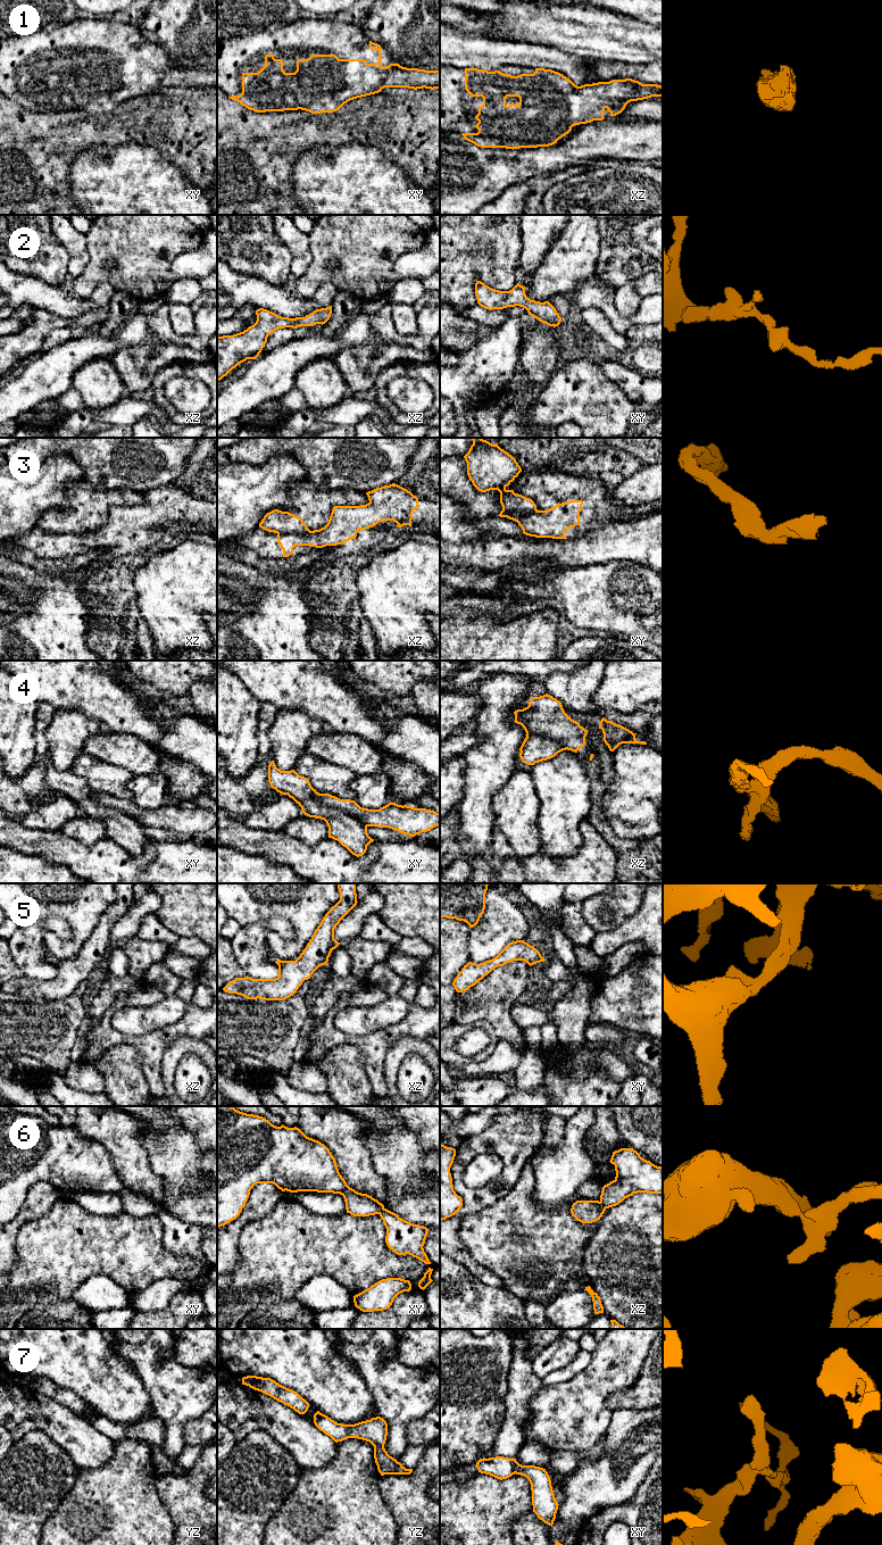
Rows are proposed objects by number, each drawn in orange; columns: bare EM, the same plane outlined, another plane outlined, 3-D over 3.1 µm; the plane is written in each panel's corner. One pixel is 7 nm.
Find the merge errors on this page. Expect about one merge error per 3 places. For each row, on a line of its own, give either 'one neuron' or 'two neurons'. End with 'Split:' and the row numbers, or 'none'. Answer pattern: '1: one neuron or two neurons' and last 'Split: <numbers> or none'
1: one neuron
2: one neuron
3: two neurons
4: two neurons
5: one neuron
6: two neurons
7: two neurons
Split: 3, 4, 6, 7

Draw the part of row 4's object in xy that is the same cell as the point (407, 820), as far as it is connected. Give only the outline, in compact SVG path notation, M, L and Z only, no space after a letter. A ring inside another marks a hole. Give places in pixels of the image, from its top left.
M319 794L319 797L326 805L342 809L366 827L390 828L411 838L440 825L440 814L426 808L389 803L380 809L368 809L355 800L340 799L330 794Z

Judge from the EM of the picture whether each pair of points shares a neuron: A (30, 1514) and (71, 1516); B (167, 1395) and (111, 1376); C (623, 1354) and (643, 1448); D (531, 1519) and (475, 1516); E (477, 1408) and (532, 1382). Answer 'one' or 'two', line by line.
A: two
B: two
C: two
D: two
E: two

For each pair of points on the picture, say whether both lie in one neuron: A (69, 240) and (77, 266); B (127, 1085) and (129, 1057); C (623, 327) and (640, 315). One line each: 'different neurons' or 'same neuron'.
A: same neuron
B: same neuron
C: same neuron

